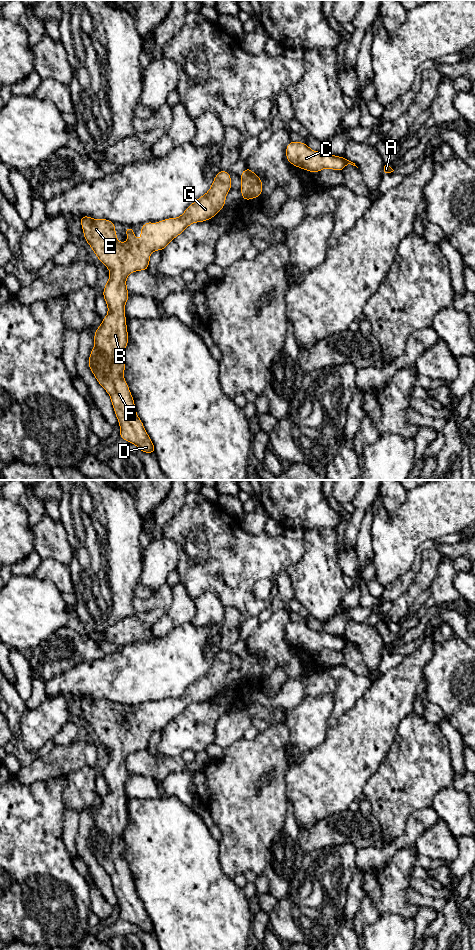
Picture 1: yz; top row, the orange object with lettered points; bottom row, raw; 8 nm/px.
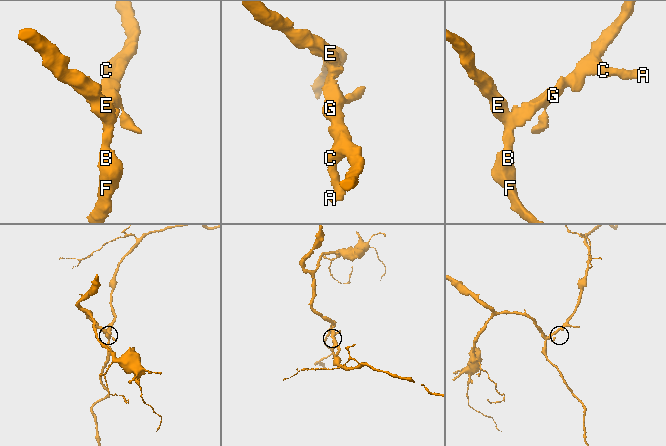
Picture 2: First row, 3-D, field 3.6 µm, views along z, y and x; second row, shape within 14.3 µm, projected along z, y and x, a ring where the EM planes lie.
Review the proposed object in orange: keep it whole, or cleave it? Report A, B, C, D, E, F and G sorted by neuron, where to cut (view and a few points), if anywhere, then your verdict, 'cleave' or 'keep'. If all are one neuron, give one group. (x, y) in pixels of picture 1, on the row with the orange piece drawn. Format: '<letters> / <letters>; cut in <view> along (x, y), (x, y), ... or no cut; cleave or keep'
A B C D E F G; no cut; keep

